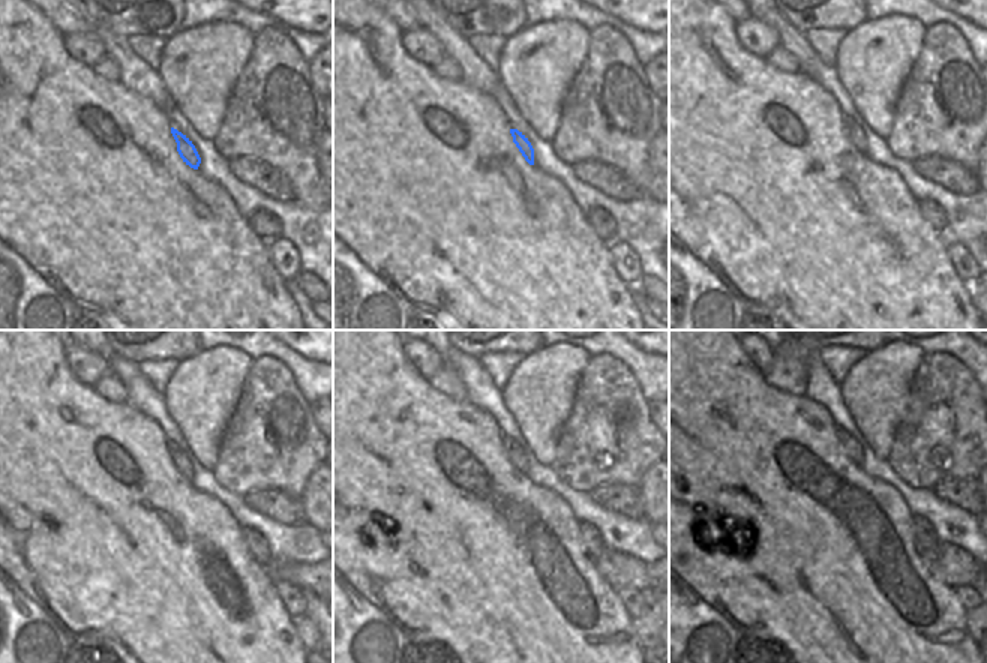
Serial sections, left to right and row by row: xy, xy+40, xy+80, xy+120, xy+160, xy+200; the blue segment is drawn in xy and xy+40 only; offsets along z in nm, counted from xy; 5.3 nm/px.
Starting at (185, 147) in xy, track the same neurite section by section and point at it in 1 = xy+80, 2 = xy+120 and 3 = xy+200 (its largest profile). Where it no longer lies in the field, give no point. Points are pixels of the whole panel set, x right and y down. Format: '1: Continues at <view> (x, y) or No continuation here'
1: Continues at xy+80 (852, 129)
2: Continues at xy+120 (177, 456)
3: Continues at xy+200 (852, 447)

